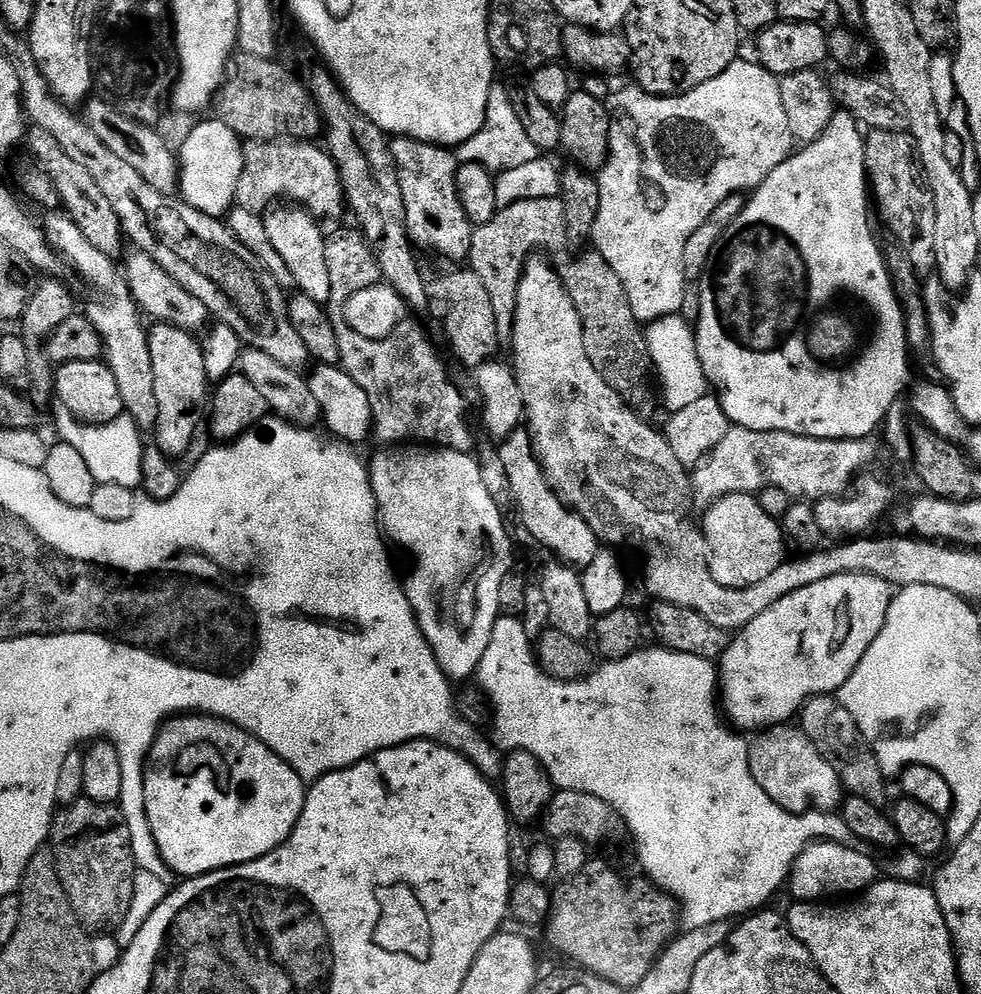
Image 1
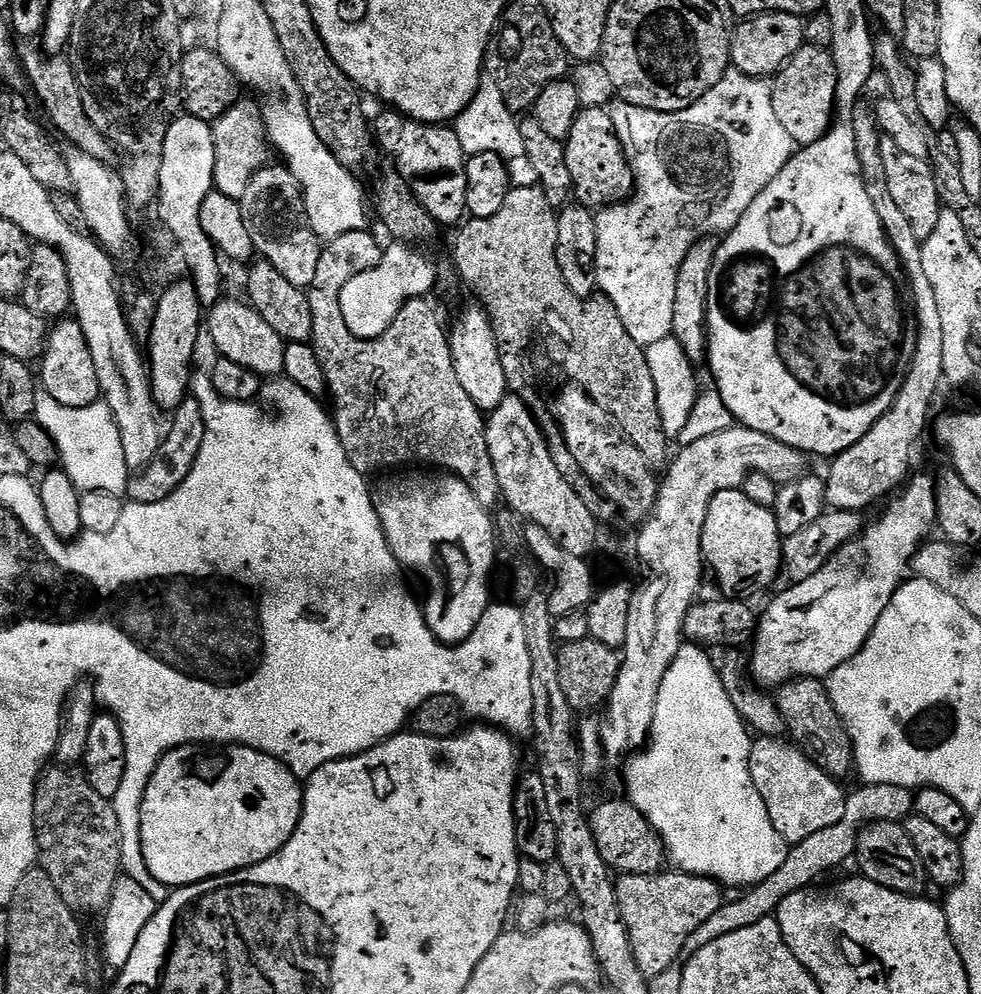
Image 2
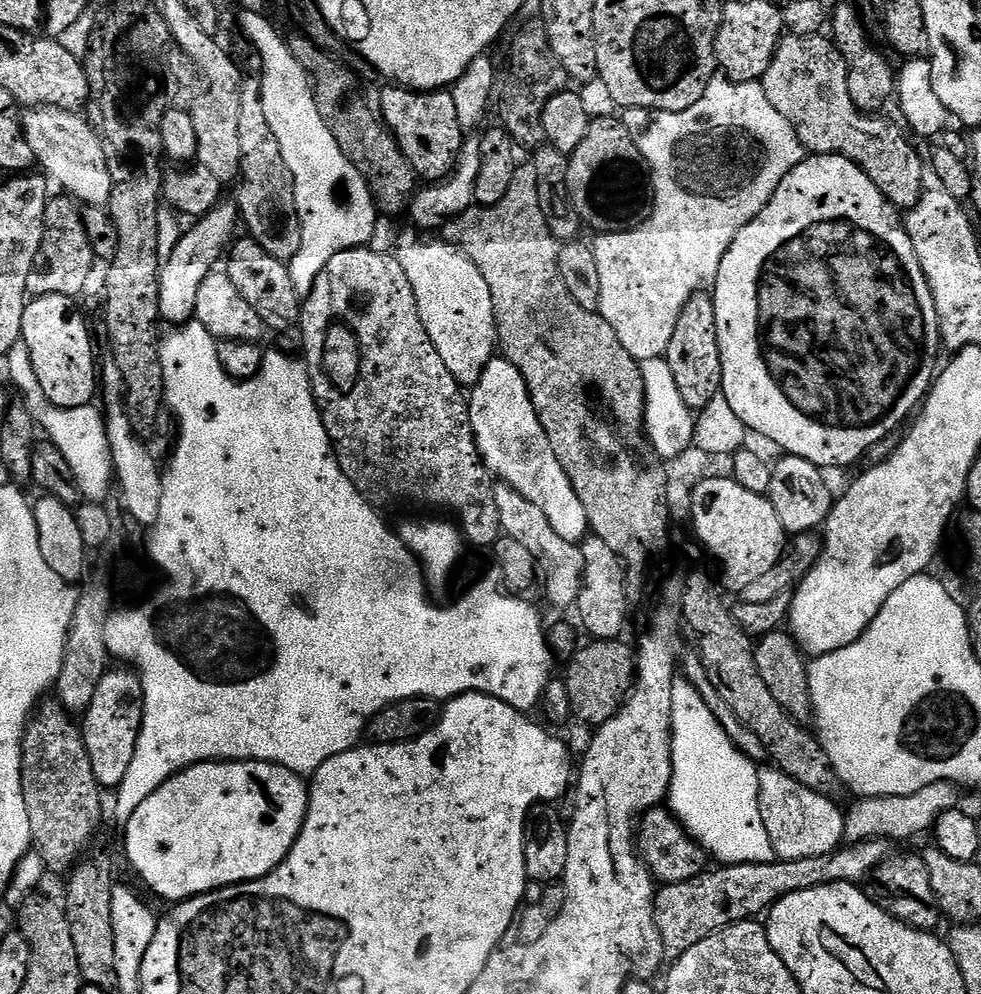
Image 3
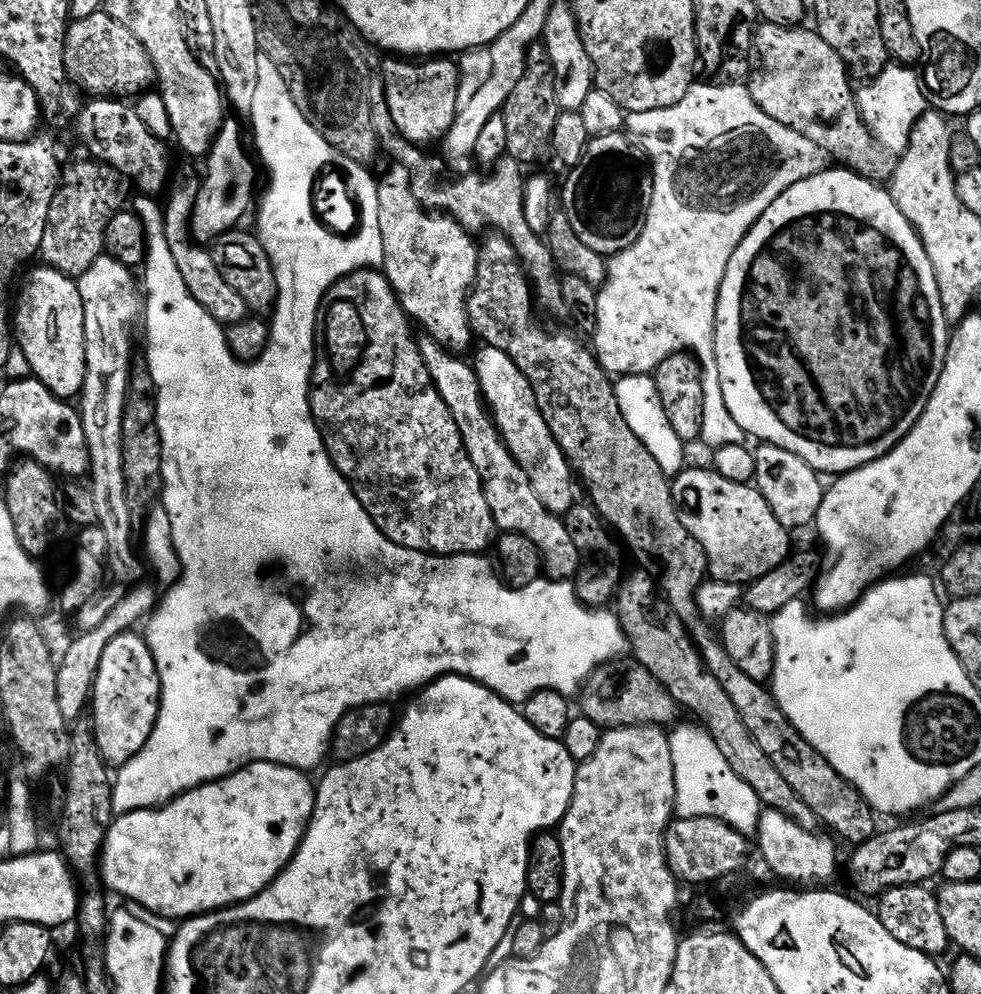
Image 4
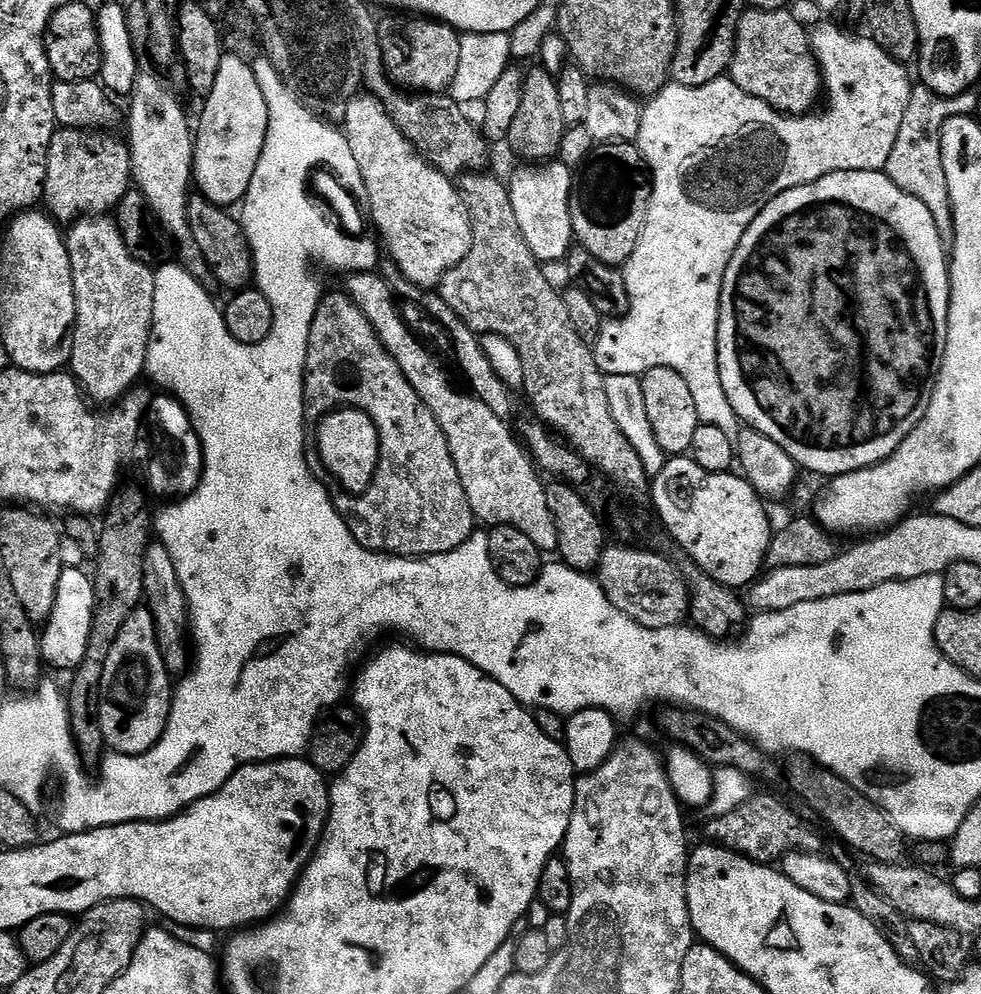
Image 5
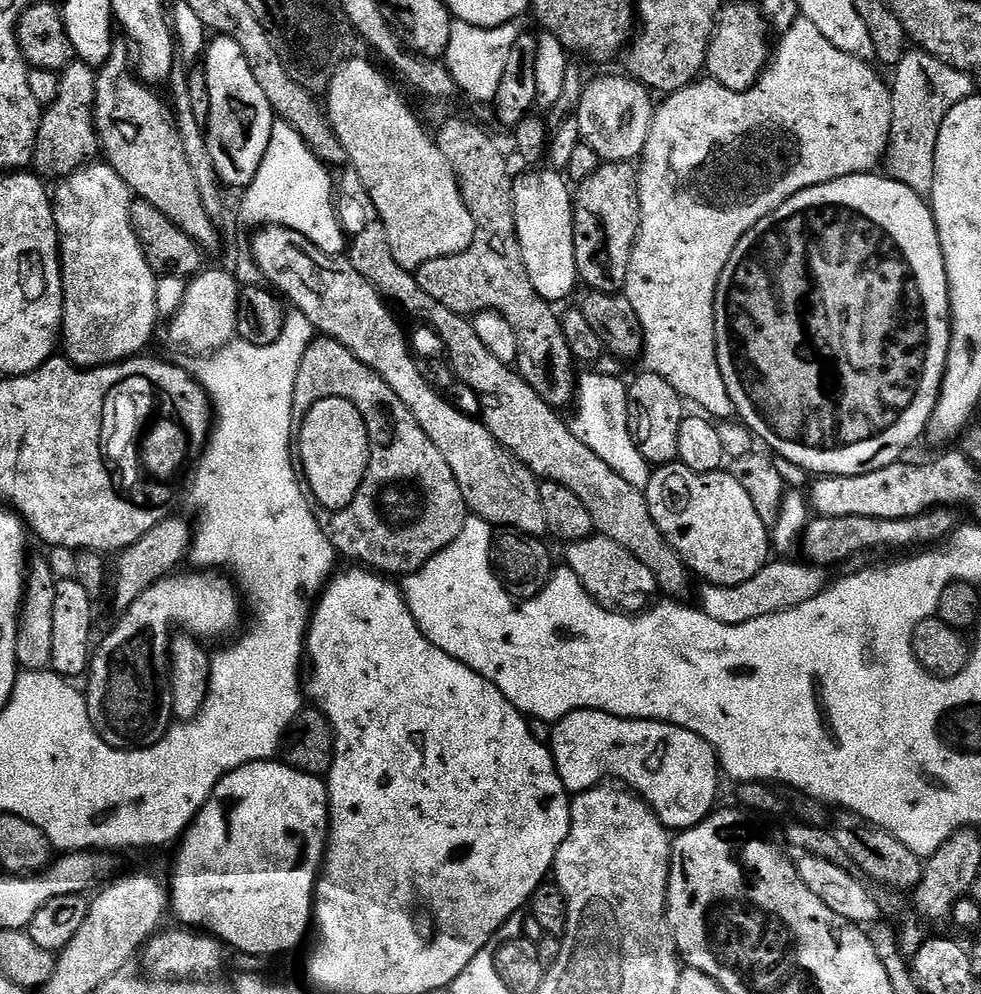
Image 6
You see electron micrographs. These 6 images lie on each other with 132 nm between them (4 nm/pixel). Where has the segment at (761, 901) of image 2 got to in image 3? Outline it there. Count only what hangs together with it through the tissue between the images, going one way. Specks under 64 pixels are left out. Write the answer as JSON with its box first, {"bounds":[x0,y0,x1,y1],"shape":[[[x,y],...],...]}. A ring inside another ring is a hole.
{"bounds":[844,780,961,844],"shape":[[[949,780],[934,782],[914,794],[869,796],[863,797],[845,813],[844,837],[847,843],[860,844],[866,840],[886,839],[912,840],[923,832],[931,833],[936,827],[938,818],[946,814],[946,810],[954,810],[961,807],[961,789],[951,784]]]}

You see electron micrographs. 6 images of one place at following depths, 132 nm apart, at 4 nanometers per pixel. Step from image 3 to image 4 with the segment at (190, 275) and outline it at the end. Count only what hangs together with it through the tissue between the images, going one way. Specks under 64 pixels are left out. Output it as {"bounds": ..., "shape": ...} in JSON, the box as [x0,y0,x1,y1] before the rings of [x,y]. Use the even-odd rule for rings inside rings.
{"bounds":[191,118,258,242],"shape":[[[232,118],[225,119],[206,157],[208,165],[204,168],[204,178],[199,181],[200,193],[197,194],[191,219],[191,235],[197,241],[207,242],[206,240],[216,239],[219,241],[227,237],[240,224],[239,220],[248,211],[253,211],[252,195],[256,192],[256,166],[258,168],[254,156],[253,160],[247,146],[244,145],[239,122]]]}

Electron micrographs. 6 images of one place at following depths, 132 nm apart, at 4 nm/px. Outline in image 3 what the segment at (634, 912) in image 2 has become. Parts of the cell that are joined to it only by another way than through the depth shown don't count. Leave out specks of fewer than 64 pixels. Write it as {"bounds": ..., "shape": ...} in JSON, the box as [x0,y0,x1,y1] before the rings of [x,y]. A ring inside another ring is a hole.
{"bounds":[656,839,889,962],"shape":[[[886,839],[866,840],[825,856],[797,860],[777,858],[769,864],[725,864],[717,867],[717,872],[705,870],[702,875],[690,878],[690,882],[665,884],[656,893],[656,925],[664,943],[664,955],[674,962],[686,954],[690,946],[698,946],[702,938],[710,938],[710,934],[729,928],[731,924],[763,917],[786,894],[823,884],[859,885],[889,857],[888,847]]]}

